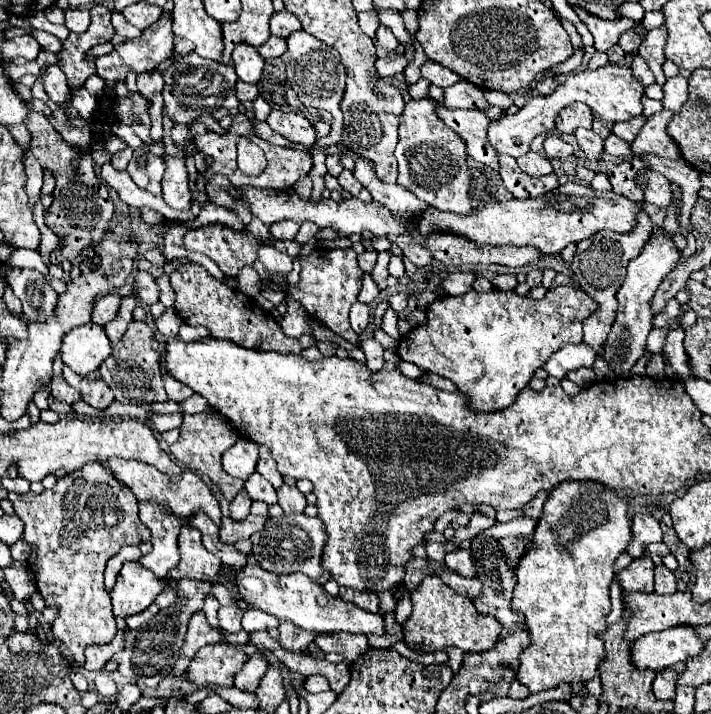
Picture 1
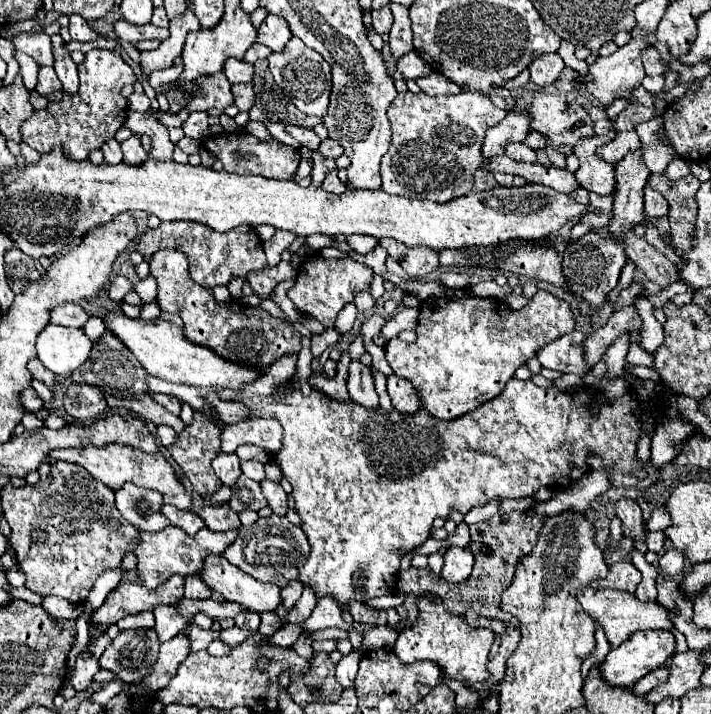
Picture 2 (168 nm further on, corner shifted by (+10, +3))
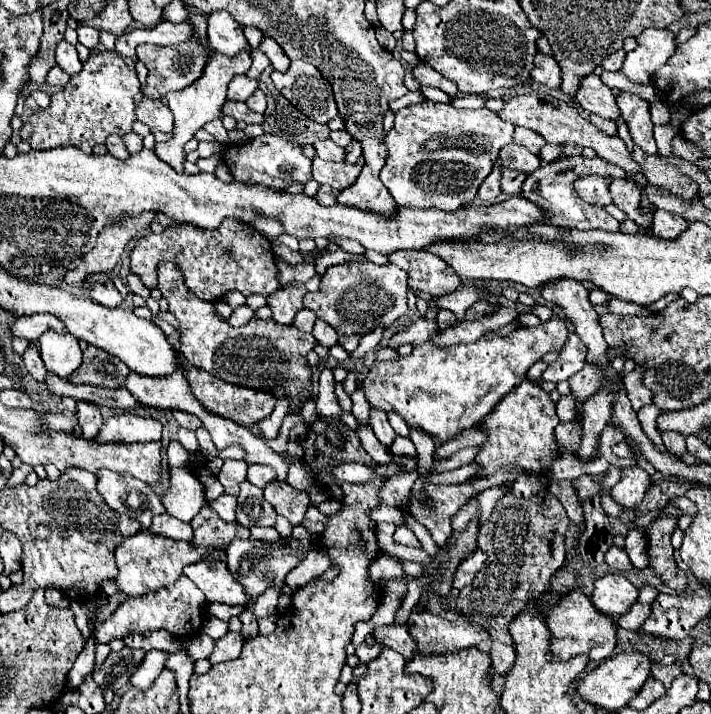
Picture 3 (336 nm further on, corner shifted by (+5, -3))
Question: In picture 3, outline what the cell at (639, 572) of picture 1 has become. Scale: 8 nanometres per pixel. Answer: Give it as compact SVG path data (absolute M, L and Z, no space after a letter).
M608 573L594 581L592 603L608 617L622 617L638 597L638 589L620 573Z

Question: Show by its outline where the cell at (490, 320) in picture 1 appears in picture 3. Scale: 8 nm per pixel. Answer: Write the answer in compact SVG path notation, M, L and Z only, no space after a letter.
M556 315L548 323L540 323L538 327L518 327L508 337L500 337L488 331L482 339L468 345L452 345L452 347L436 347L430 341L424 345L414 345L412 355L400 357L398 361L374 361L366 379L362 381L362 391L370 403L370 407L398 413L410 429L422 429L424 433L440 439L442 443L450 441L464 429L476 427L496 405L498 401L514 391L524 379L528 369L542 359L542 355L550 351L560 351L568 339L568 327Z

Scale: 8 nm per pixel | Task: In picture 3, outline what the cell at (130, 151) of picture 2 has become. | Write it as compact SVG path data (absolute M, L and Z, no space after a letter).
M134 131L126 133L122 139L124 139L124 143L126 143L126 147L128 147L128 151L130 151L130 153L136 153L136 151L140 151L140 149L142 149L142 137L140 137L140 135L136 135Z

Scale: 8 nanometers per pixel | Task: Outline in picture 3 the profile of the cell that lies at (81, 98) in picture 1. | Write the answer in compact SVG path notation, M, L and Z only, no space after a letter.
M60 41L56 47L56 63L68 73L68 75L78 75L78 71L82 71L82 61L78 59L78 53L74 49L74 45L70 45L68 41Z

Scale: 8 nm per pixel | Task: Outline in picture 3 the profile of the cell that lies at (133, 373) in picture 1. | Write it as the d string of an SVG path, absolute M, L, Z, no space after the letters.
M90 345L84 351L82 367L78 367L78 371L74 371L70 379L72 383L94 383L100 387L118 389L124 387L128 373L130 369L126 367L126 363L120 363L120 359Z

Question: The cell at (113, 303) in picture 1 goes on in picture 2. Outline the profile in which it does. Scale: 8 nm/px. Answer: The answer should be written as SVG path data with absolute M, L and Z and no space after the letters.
M63 303L51 311L51 323L63 327L77 327L81 329L89 319L89 313L77 303Z

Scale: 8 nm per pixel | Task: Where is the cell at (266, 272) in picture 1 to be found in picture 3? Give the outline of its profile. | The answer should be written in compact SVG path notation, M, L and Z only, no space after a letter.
M290 285L290 287L282 287L278 289L274 295L268 297L268 307L272 309L272 319L280 325L292 325L296 313L300 309L304 309L304 295L306 295L306 287L304 285Z

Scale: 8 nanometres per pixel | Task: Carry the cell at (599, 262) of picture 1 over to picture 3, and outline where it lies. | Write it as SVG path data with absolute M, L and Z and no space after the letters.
M622 91L616 101L624 121L628 123L634 145L638 145L646 155L658 155L658 147L652 135L654 125L650 121L650 101L630 91Z

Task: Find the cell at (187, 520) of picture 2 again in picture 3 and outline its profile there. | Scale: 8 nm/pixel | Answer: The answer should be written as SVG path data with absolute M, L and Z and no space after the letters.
M162 513L162 515L154 515L152 525L148 527L150 533L154 535L164 535L176 541L190 541L192 539L192 525L190 523L182 523L180 519Z

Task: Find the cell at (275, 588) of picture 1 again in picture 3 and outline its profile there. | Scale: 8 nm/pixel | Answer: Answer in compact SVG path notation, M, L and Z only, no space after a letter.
M204 559L188 565L182 573L206 595L210 603L218 601L226 605L242 605L250 599L244 593L244 587L238 583L238 579L230 575L224 561Z

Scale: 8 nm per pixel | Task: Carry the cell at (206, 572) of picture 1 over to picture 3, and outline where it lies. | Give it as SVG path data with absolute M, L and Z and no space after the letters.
M138 531L136 535L124 539L116 551L116 567L118 567L118 575L114 577L114 583L118 587L118 591L122 591L124 595L144 595L148 591L156 591L160 587L168 587L172 585L180 575L182 569L190 563L198 563L204 559L224 559L224 549L208 550L202 547L194 547L188 541L174 541L162 535L150 535L148 531Z

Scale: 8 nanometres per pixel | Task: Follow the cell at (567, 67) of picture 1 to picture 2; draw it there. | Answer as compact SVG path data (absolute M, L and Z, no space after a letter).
M526 68L519 75L517 75L517 77L505 83L505 85L503 85L503 88L511 91L519 87L524 87L526 83L529 82L529 80L530 80L530 72L529 69Z

